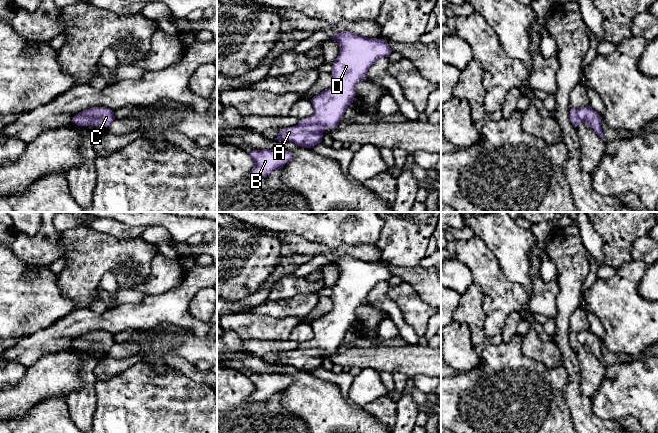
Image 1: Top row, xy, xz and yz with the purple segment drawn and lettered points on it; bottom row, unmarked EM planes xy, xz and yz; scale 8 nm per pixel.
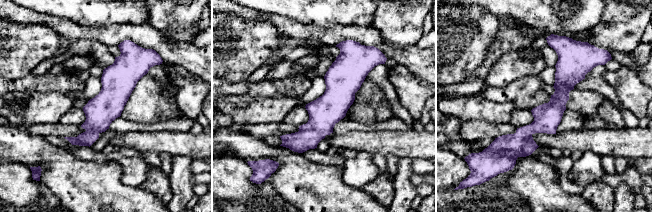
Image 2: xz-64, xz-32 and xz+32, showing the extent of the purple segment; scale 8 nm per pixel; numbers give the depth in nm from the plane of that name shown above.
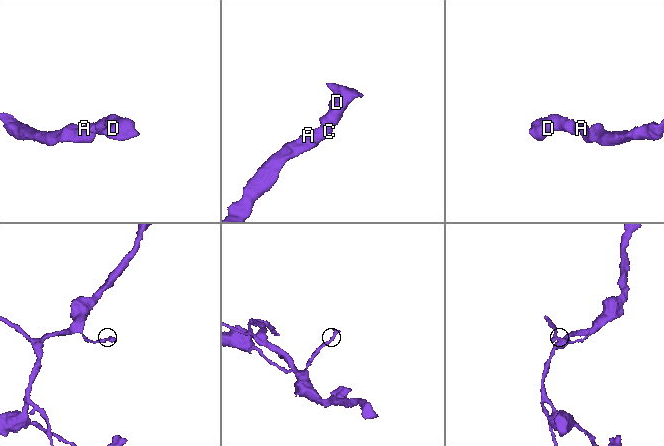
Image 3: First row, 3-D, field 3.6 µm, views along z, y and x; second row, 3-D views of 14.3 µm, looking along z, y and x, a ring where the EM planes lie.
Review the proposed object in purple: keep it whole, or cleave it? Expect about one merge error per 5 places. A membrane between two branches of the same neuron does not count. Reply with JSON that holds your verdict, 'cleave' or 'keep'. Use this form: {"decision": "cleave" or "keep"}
{"decision": "keep"}

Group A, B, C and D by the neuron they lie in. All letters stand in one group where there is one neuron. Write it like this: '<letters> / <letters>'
A B C D

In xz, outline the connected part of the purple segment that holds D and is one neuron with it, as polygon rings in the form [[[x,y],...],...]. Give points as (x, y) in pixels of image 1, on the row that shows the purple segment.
[[[351,31],[330,37],[340,44],[339,54],[333,62],[331,87],[313,97],[312,116],[299,120],[296,126],[280,129],[278,141],[289,141],[304,148],[322,142],[326,128],[335,129],[347,107],[353,103],[355,86],[362,82],[369,68],[392,50],[383,39],[367,38]]]

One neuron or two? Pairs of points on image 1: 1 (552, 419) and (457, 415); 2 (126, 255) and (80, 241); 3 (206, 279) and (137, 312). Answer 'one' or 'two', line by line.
1: one
2: one
3: one

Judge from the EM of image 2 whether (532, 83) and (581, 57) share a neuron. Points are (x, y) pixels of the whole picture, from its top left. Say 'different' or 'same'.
different

